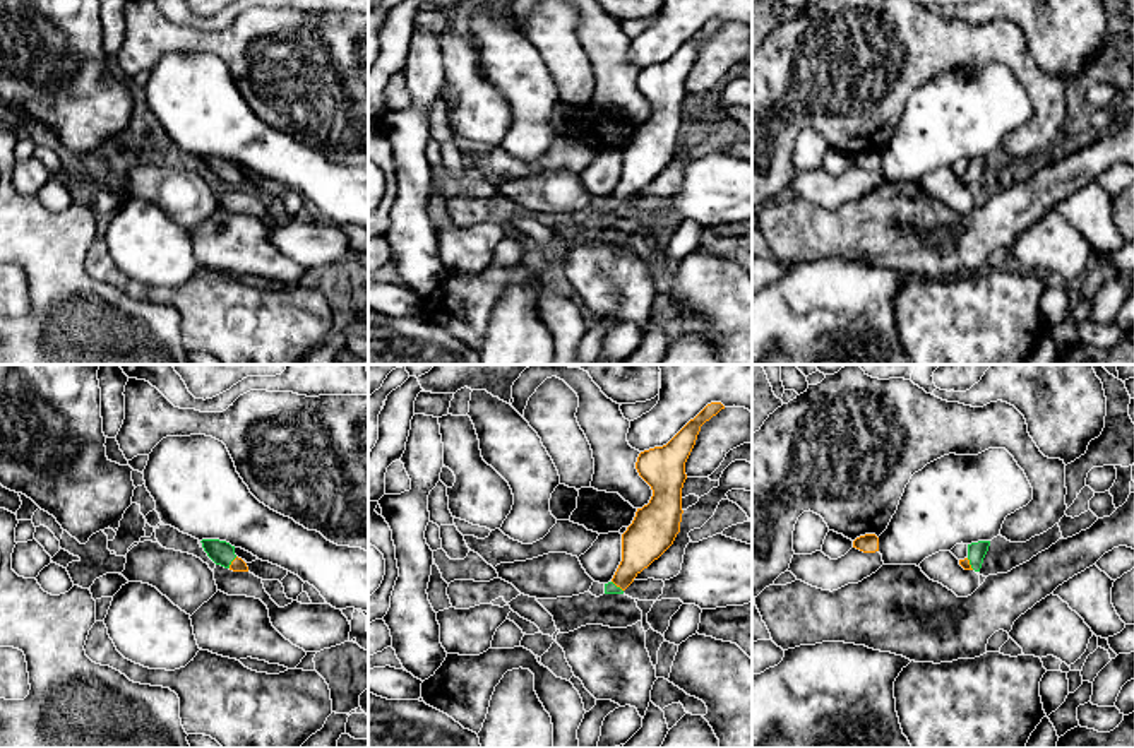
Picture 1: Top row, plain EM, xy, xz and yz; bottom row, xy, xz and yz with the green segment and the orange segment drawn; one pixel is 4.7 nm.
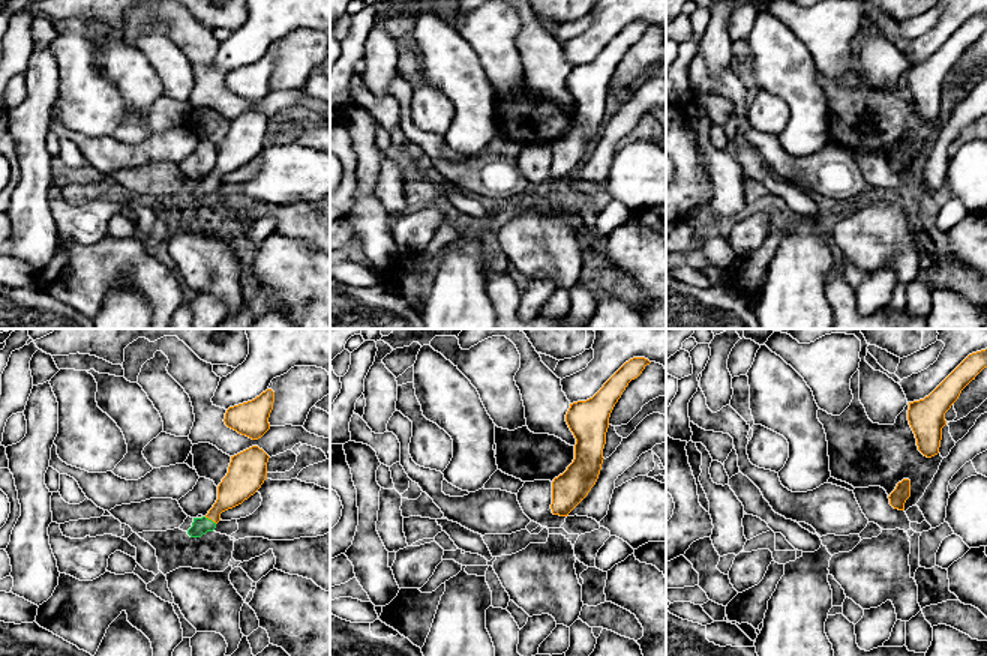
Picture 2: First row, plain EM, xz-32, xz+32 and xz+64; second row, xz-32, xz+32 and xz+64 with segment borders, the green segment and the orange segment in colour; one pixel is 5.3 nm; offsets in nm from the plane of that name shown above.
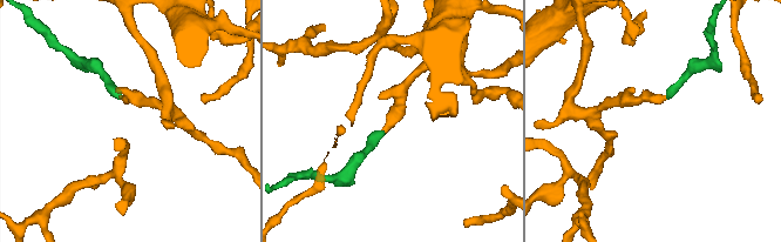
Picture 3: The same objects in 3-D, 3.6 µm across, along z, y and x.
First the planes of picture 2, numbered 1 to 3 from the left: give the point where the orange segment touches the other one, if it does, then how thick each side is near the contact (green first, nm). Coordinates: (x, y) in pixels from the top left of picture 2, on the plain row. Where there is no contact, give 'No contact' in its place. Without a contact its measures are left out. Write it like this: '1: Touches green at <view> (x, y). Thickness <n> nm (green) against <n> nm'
1: Touches green at xz-32 (210, 183). Thickness 90 nm (green) against 170 nm
2: No contact
3: No contact

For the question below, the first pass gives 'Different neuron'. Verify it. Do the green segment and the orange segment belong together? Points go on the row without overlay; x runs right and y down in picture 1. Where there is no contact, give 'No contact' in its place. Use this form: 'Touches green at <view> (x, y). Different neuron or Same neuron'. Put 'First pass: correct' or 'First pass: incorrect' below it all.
Touches green at xy (232, 177). Same neuron
First pass: incorrect

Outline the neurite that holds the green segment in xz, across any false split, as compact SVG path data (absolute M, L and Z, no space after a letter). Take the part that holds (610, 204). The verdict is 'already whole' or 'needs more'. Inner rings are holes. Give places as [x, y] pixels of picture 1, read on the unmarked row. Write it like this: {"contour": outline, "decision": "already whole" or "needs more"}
{"contour": "M707 21L666 62L639 70L636 86L651 103L648 122L637 125L632 140L622 151L622 178L605 211L624 211L634 195L658 176L675 157L682 139L682 104L685 79L695 62L701 43L725 22Z", "decision": "needs more"}

